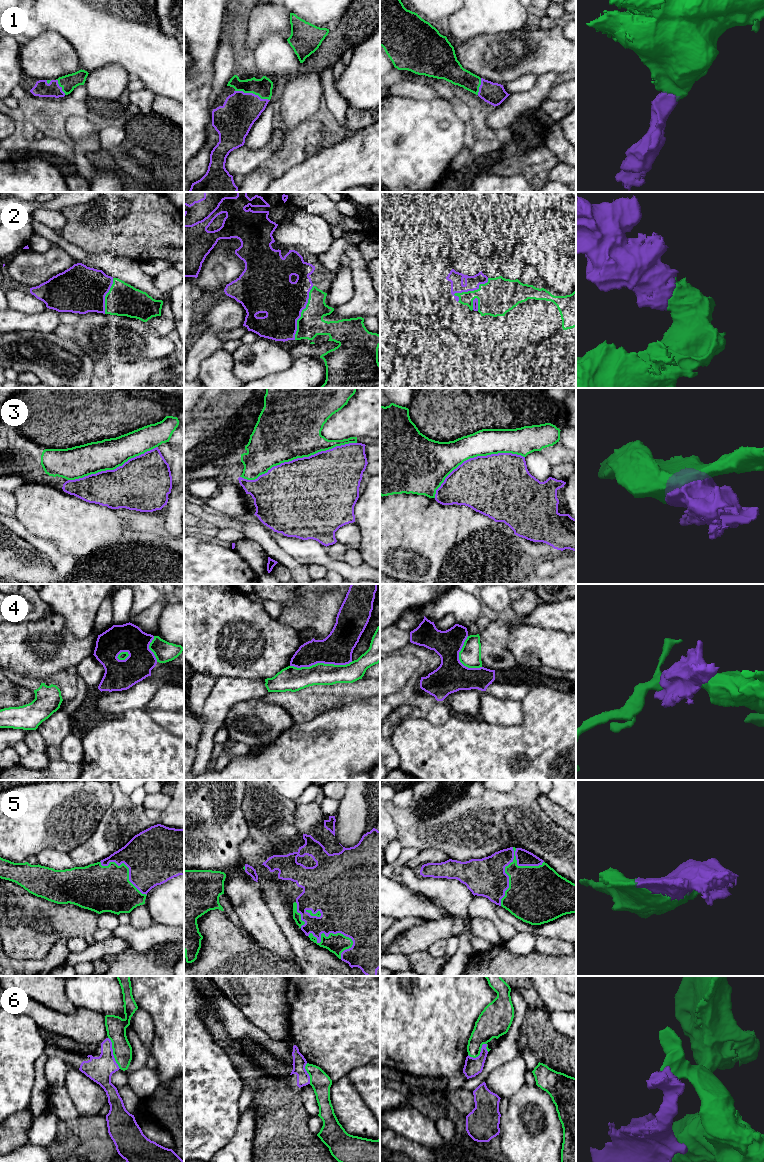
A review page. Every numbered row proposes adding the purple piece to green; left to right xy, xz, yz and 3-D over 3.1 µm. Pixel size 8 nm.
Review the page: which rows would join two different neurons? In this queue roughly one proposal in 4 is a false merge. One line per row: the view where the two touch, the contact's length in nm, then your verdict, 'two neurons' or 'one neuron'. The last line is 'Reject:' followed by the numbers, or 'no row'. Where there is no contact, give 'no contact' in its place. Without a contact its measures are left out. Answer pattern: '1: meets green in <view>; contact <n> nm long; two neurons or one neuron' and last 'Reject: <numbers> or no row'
1: meets green in xz; contact 300 nm long; one neuron
2: meets green in xz; contact 460 nm long; one neuron
3: meets green in xz; contact 1000 nm long; two neurons
4: meets green in xz; contact 500 nm long; two neurons
5: meets green in yz; contact 500 nm long; one neuron
6: meets green in yz; contact 180 nm long; two neurons
Reject: 3, 4, 6

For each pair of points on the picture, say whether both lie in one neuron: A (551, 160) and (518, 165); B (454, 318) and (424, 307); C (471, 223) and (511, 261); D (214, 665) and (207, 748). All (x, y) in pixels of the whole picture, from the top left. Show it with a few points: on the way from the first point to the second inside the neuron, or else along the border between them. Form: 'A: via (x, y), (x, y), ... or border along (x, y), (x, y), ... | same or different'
A: via (543, 160), (535, 164), (526, 164) | same
B: via (450, 312), (445, 312), (440, 307), (432, 307) | same
C: border along (512, 249), (504, 254) | different
D: border along (240, 678), (218, 677), (216, 679) | different

